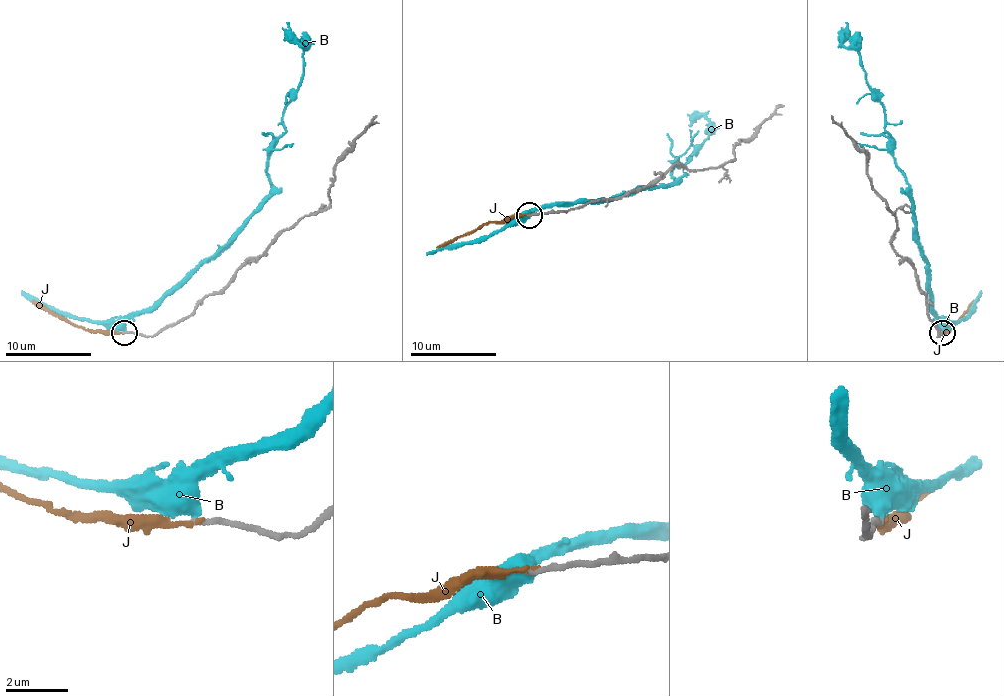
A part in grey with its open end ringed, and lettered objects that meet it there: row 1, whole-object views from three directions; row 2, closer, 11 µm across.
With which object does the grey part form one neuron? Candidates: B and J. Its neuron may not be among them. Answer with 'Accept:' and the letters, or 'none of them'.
Accept: J

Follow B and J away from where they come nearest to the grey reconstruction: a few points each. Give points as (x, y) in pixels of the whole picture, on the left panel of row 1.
B: (125, 331), (270, 192), (270, 145), (285, 130), (283, 108), (300, 82), (304, 50), (287, 22)
J: (125, 333), (82, 329), (41, 309), (32, 301)

